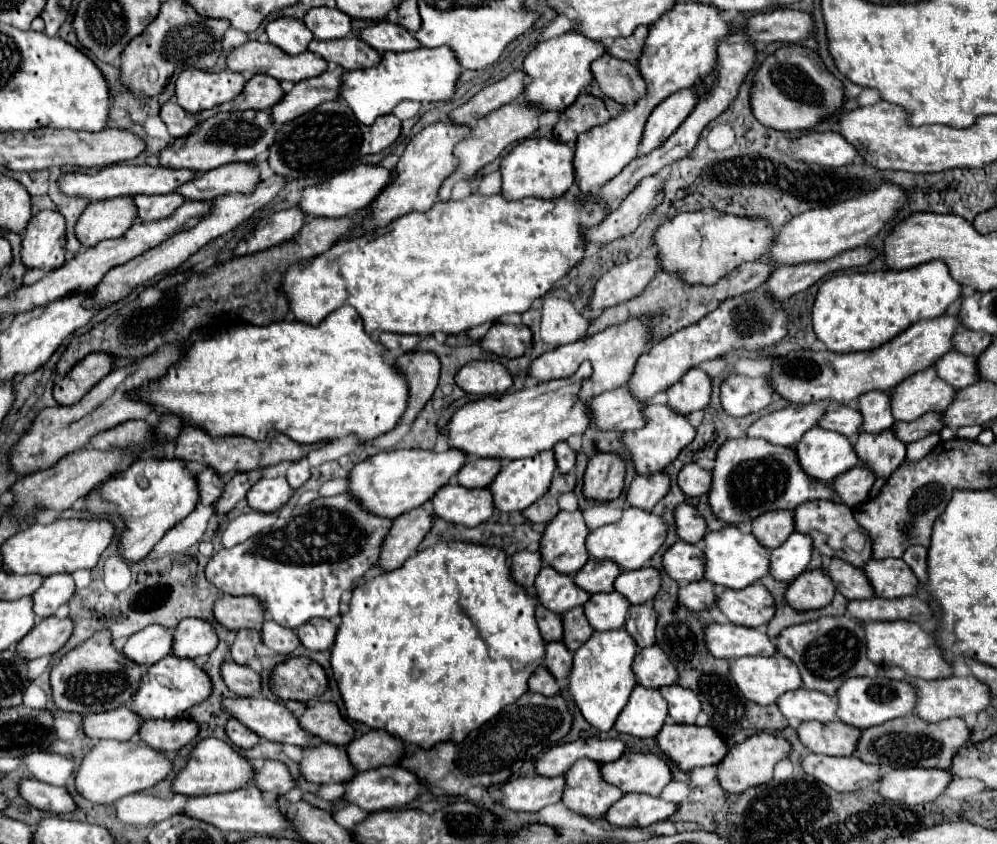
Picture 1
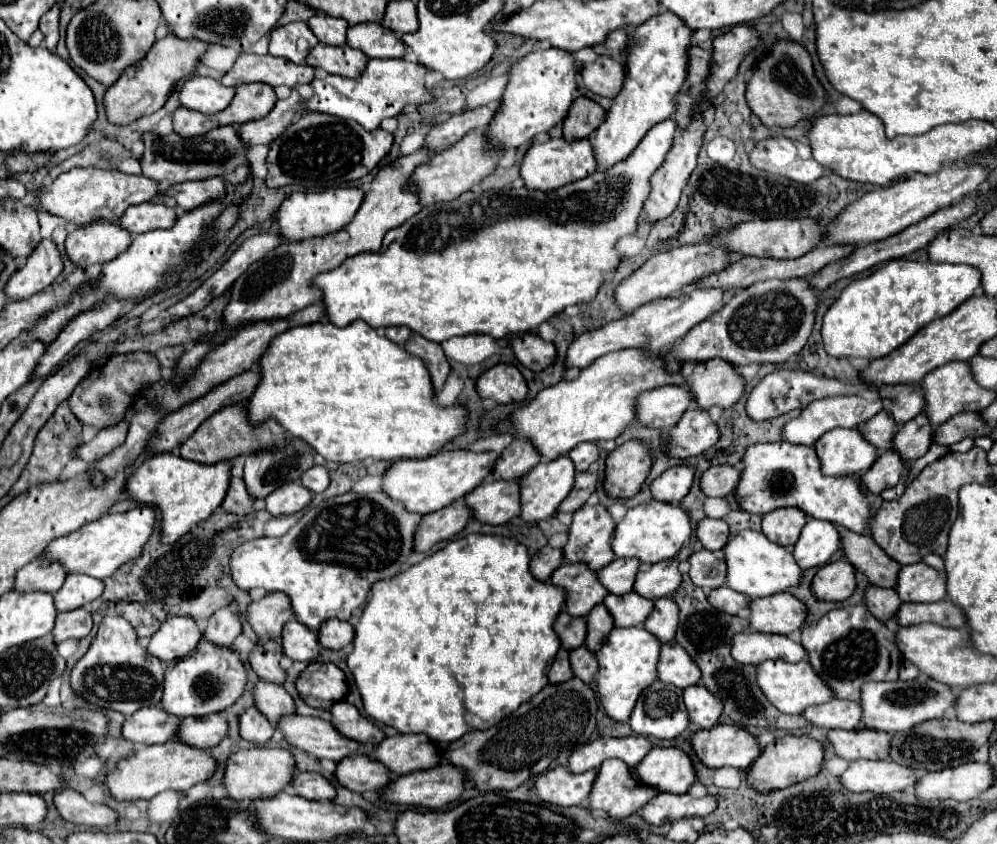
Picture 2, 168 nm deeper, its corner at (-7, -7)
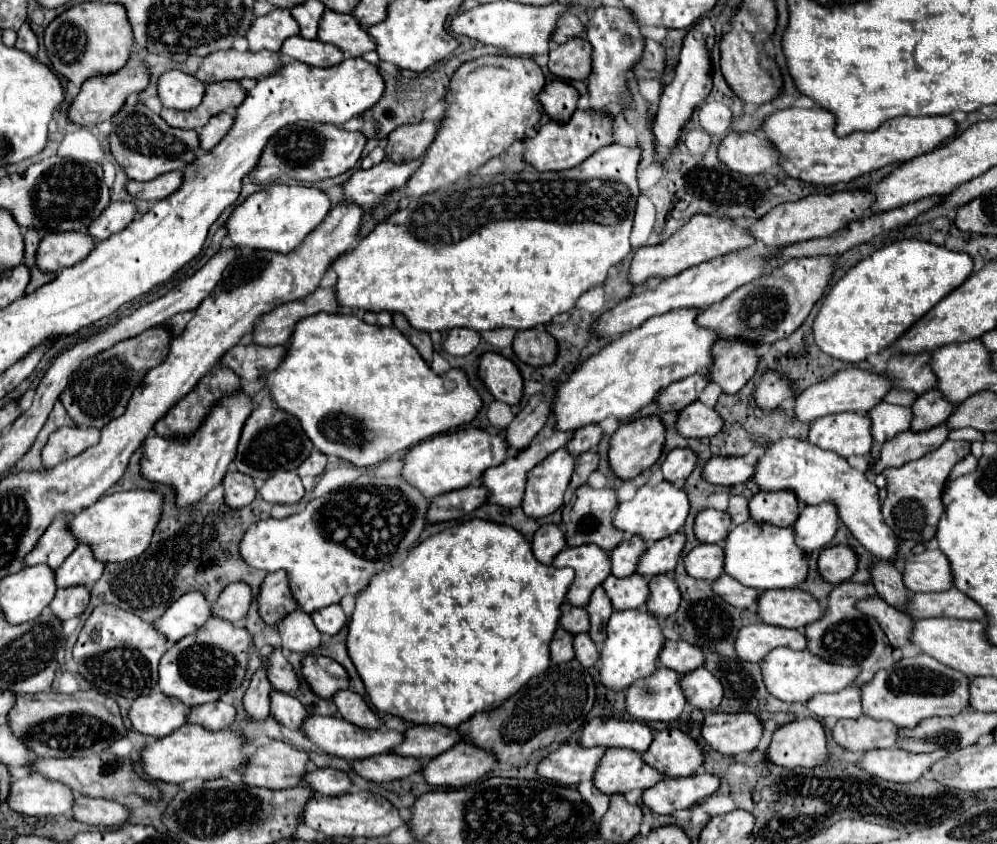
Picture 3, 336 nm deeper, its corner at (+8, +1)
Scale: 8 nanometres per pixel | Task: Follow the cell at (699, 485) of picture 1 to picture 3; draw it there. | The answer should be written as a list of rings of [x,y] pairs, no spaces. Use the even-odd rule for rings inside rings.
[[[711,457],[703,467],[703,479],[711,485],[737,485],[747,481],[753,475],[753,463],[747,463],[743,457]]]

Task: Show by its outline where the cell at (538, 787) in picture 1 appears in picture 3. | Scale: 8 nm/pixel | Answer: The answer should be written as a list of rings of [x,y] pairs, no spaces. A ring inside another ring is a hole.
[[[567,743],[543,757],[537,765],[537,773],[549,783],[577,787],[581,781],[589,781],[593,777],[603,753],[605,747],[583,749],[577,747],[577,743]]]

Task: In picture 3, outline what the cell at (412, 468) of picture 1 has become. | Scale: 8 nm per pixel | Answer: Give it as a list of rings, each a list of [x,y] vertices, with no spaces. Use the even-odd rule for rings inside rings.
[[[475,427],[445,433],[425,443],[419,443],[417,447],[405,453],[401,477],[409,481],[409,485],[417,487],[421,495],[425,495],[425,499],[431,499],[439,493],[471,485],[473,479],[477,483],[485,469],[499,465],[507,457],[509,449],[505,445],[507,443],[503,435],[487,435],[485,431],[475,429]]]

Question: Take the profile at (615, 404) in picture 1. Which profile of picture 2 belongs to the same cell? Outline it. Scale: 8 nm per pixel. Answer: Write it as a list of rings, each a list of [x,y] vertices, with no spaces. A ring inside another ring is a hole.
[[[676,385],[646,391],[638,397],[638,423],[654,429],[672,429],[692,399],[694,397],[686,387]]]

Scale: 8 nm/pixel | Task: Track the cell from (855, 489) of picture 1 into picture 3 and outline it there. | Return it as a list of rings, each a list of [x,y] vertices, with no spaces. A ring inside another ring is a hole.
[[[937,425],[929,431],[913,433],[913,431],[903,431],[901,435],[895,435],[891,441],[883,443],[879,459],[871,465],[871,471],[879,475],[881,471],[889,467],[899,467],[905,461],[913,461],[923,457],[925,453],[937,449],[945,439],[947,439],[949,429],[945,425]]]

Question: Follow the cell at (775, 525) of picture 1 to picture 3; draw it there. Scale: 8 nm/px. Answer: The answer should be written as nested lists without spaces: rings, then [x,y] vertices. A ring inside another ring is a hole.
[[[761,491],[749,501],[749,513],[755,523],[769,523],[777,527],[791,527],[799,515],[797,507],[799,503],[793,491]]]

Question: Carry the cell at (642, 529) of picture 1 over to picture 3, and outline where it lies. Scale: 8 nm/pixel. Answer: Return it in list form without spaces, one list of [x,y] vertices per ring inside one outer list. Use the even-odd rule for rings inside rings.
[[[661,481],[655,487],[643,485],[641,489],[637,489],[637,493],[631,501],[619,503],[615,517],[613,517],[613,527],[627,535],[639,535],[647,543],[655,543],[659,539],[665,539],[665,537],[681,531],[687,513],[689,513],[689,501],[687,501],[685,491],[669,481]]]

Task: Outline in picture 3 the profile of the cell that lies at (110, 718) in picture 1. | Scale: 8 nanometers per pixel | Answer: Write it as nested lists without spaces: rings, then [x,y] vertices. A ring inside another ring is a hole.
[[[151,691],[149,695],[141,695],[133,701],[129,709],[131,729],[149,735],[149,737],[165,737],[169,731],[175,731],[187,721],[189,707],[185,707],[177,699],[165,697],[161,691]]]

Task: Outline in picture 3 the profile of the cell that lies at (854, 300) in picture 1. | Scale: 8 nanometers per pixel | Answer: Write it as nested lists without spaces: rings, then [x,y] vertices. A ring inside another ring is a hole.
[[[897,241],[857,263],[839,279],[813,321],[819,349],[835,359],[859,363],[869,353],[887,349],[937,301],[957,289],[973,271],[973,259],[963,253],[923,241]]]

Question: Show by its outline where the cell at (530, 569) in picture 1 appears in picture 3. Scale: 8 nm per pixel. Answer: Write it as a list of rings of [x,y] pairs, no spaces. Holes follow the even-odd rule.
[[[541,525],[533,537],[531,547],[539,563],[551,565],[553,557],[565,547],[565,537],[557,525]]]

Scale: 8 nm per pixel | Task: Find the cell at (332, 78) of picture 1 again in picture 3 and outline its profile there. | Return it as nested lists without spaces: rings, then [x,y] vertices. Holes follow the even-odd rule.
[[[221,113],[221,115],[215,115],[213,119],[209,119],[209,123],[199,131],[201,147],[213,149],[229,133],[229,127],[233,127],[233,115],[231,113]]]

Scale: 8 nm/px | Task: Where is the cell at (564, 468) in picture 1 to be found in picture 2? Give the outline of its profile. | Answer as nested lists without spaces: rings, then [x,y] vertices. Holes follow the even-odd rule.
[[[580,443],[570,451],[570,459],[576,463],[576,471],[588,471],[588,467],[598,461],[600,449],[596,443]]]

